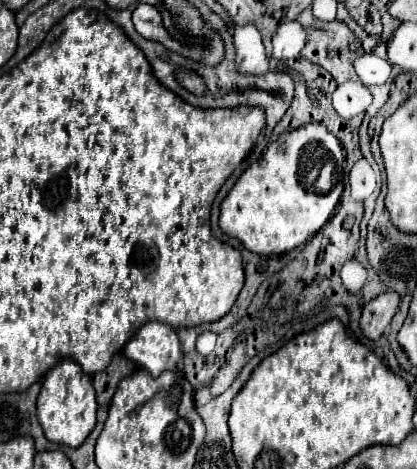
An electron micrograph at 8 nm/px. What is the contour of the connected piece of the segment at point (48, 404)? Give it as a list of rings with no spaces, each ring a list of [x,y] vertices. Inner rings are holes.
[[[62,360],[46,374],[38,396],[38,422],[42,424],[48,440],[78,448],[96,426],[96,408],[98,404],[92,378],[86,376],[74,360]]]

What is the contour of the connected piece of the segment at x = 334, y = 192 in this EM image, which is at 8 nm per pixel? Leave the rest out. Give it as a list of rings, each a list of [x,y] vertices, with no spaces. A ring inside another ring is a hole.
[[[308,122],[294,130],[286,130],[272,144],[266,146],[264,154],[248,166],[238,178],[234,188],[222,202],[220,230],[228,236],[238,238],[250,252],[256,254],[284,254],[304,244],[316,234],[328,218],[334,214],[344,190],[344,150],[340,140],[328,132],[322,124]]]

